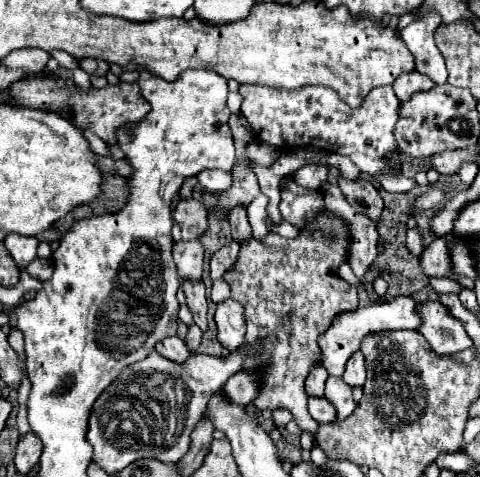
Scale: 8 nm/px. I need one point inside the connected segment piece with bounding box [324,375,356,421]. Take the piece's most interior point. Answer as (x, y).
(337, 392)

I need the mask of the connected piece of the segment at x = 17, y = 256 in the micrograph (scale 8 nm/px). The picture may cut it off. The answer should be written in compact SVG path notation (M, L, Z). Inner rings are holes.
M8 235L8 239L4 239L4 245L20 269L24 269L36 259L38 239L24 239L24 235Z

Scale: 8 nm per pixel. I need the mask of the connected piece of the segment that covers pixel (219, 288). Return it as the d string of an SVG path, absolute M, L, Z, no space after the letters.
M224 279L214 281L214 285L212 285L212 301L214 301L214 303L220 303L220 301L226 299L228 295L230 295L228 283L224 283Z

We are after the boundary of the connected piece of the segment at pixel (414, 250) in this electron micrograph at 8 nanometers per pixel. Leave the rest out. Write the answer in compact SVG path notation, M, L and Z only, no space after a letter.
M416 229L408 231L408 235L406 235L406 249L408 249L408 253L410 253L412 257L416 257L416 259L418 259L418 255L422 253L422 241L420 241L420 233L418 233Z

